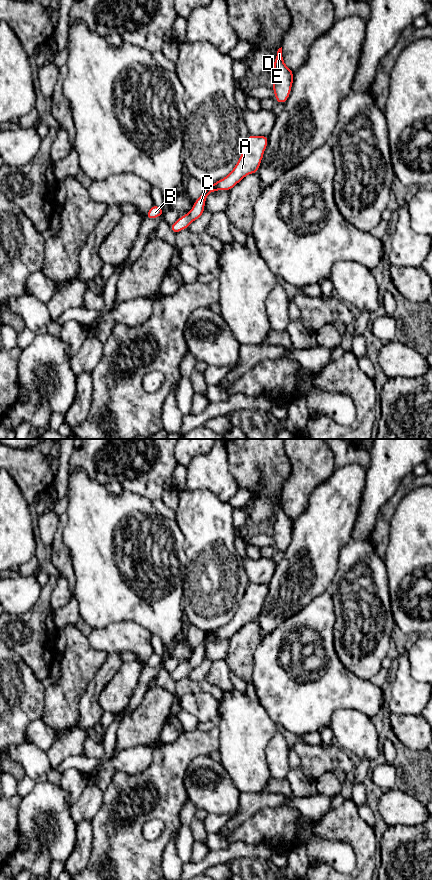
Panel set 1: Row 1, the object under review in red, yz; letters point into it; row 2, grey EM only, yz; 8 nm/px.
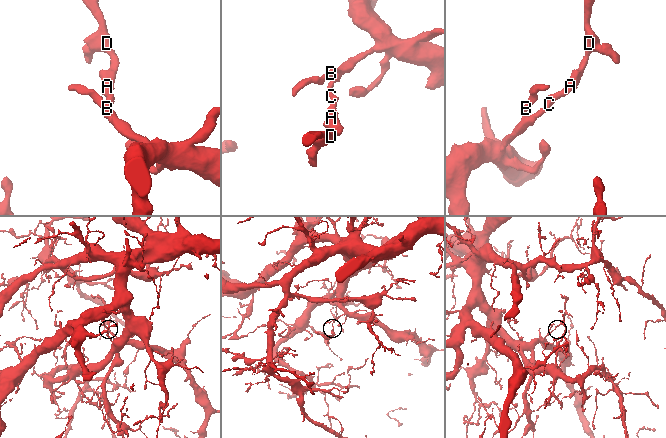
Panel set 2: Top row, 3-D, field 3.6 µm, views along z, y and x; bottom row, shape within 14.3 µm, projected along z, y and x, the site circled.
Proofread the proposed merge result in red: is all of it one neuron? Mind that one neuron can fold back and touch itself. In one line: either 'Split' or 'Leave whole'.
Leave whole

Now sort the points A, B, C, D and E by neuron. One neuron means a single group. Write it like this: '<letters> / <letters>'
A B C D E

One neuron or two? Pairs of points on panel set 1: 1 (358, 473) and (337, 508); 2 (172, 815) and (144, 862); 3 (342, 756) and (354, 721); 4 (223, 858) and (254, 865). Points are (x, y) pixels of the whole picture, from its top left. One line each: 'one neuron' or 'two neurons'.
1: one neuron
2: one neuron
3: two neurons
4: two neurons

